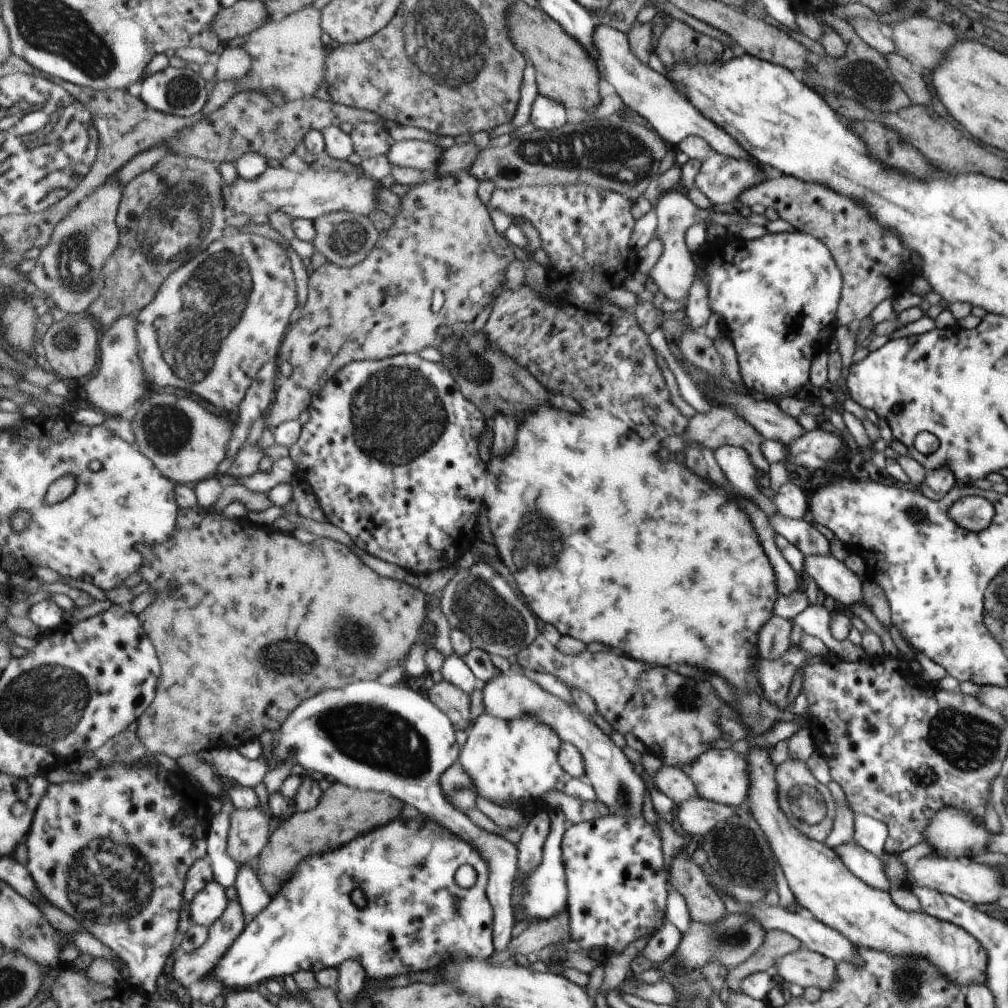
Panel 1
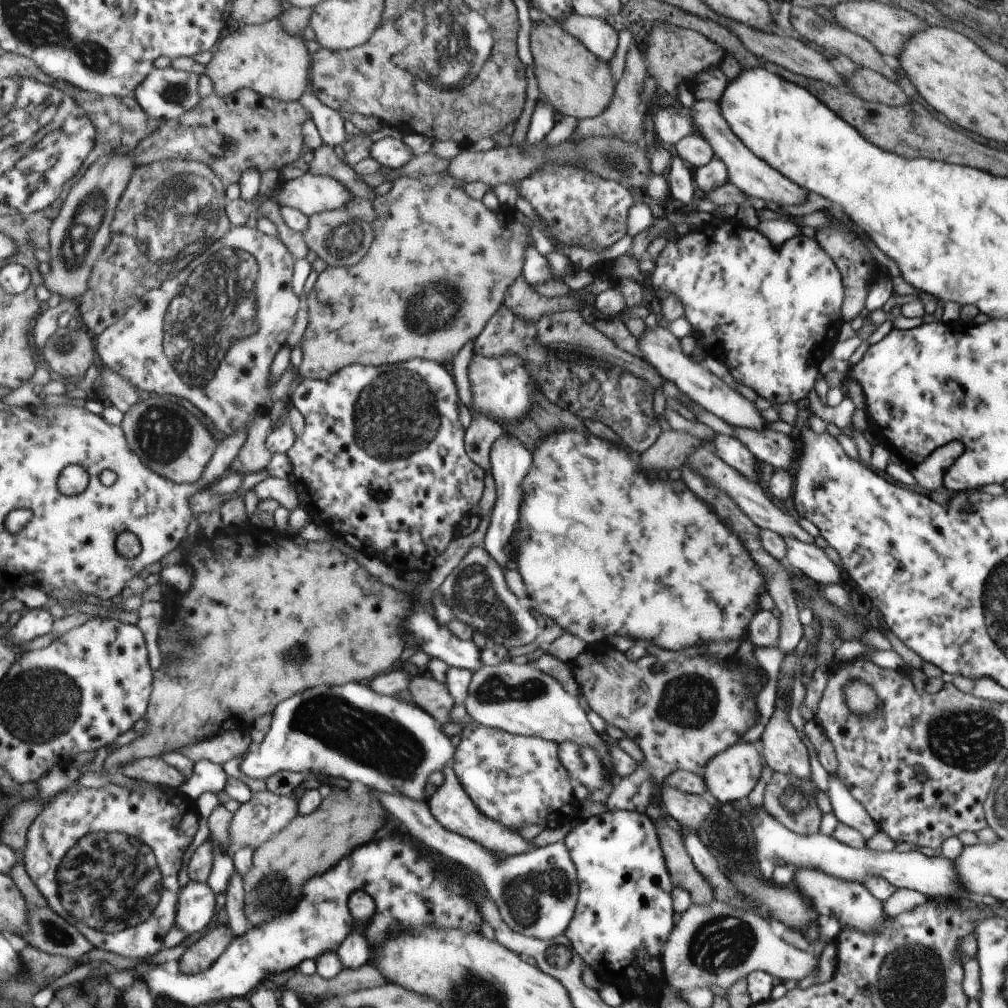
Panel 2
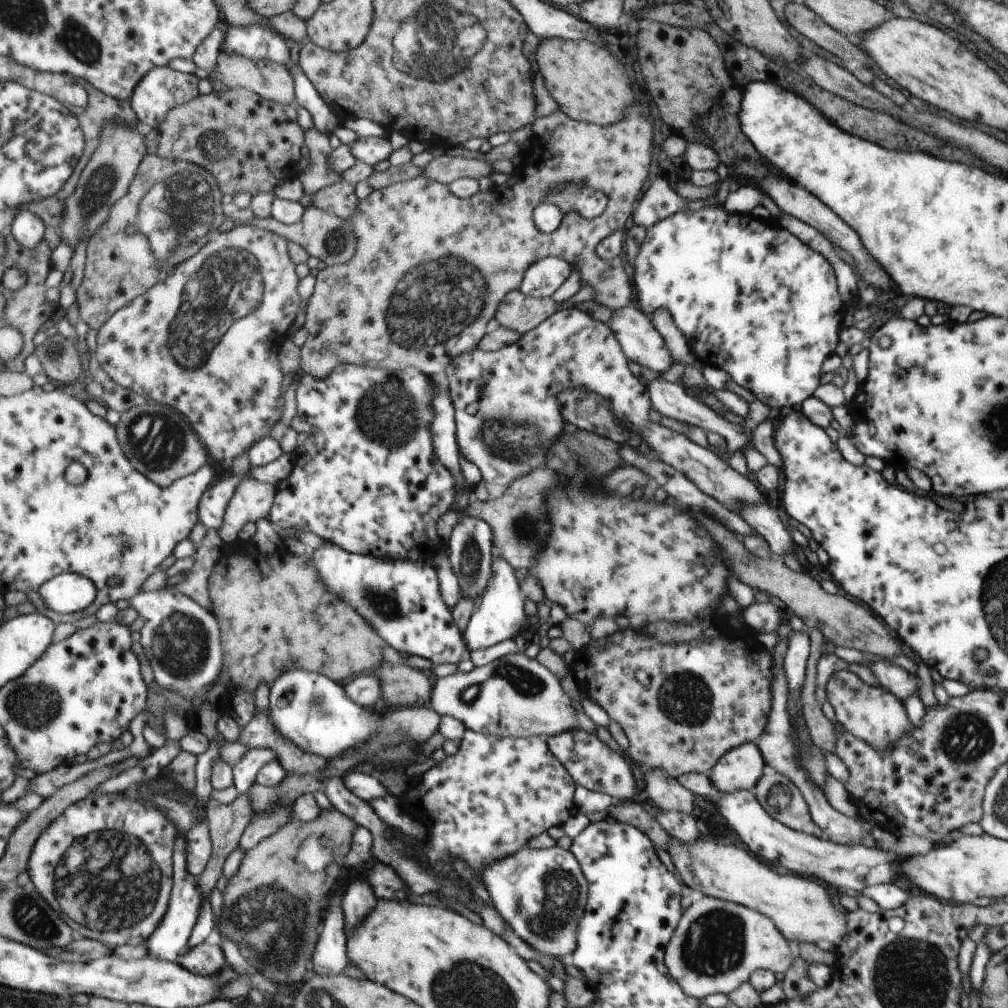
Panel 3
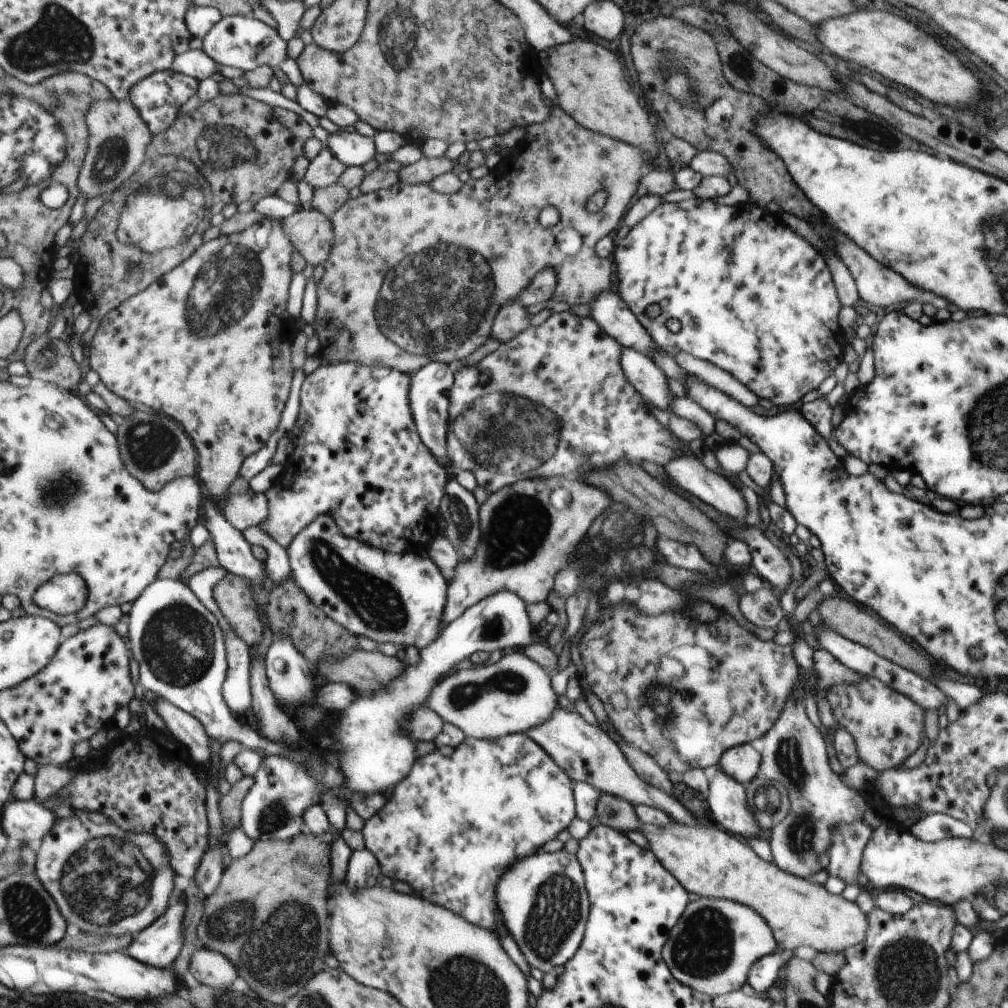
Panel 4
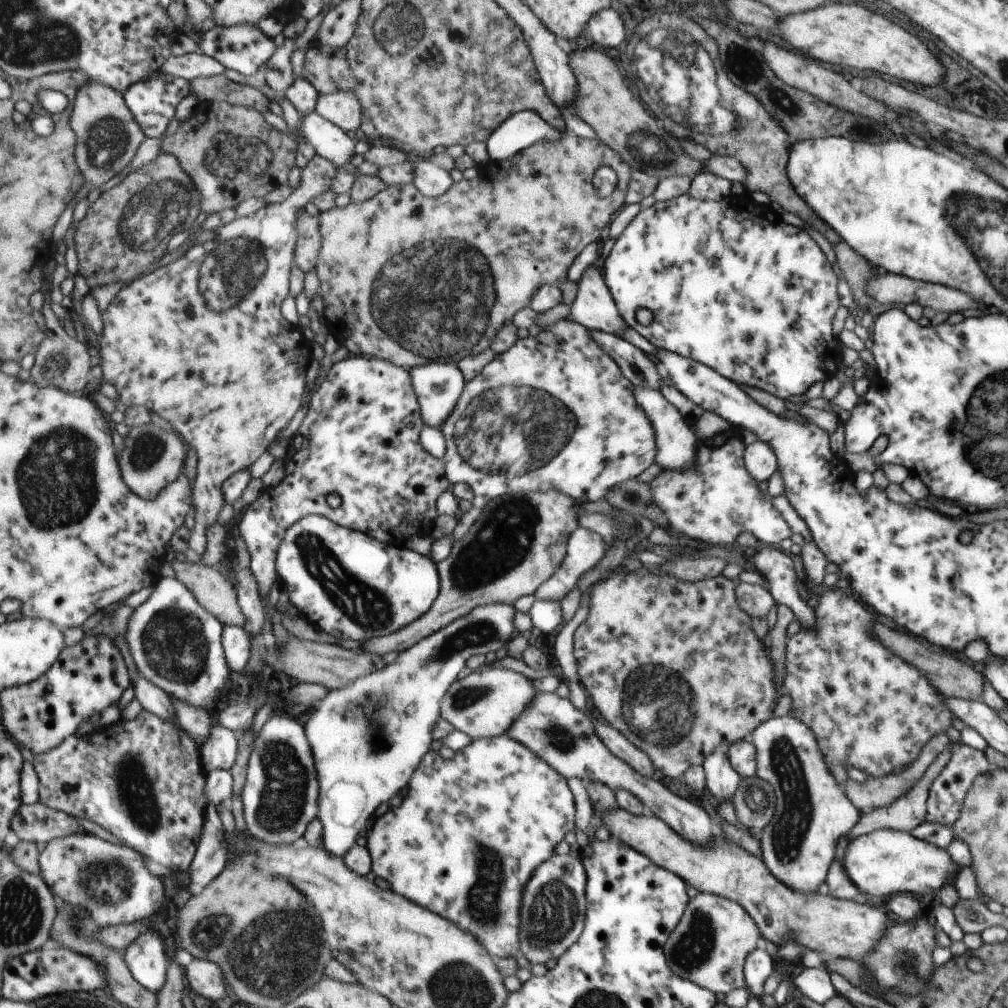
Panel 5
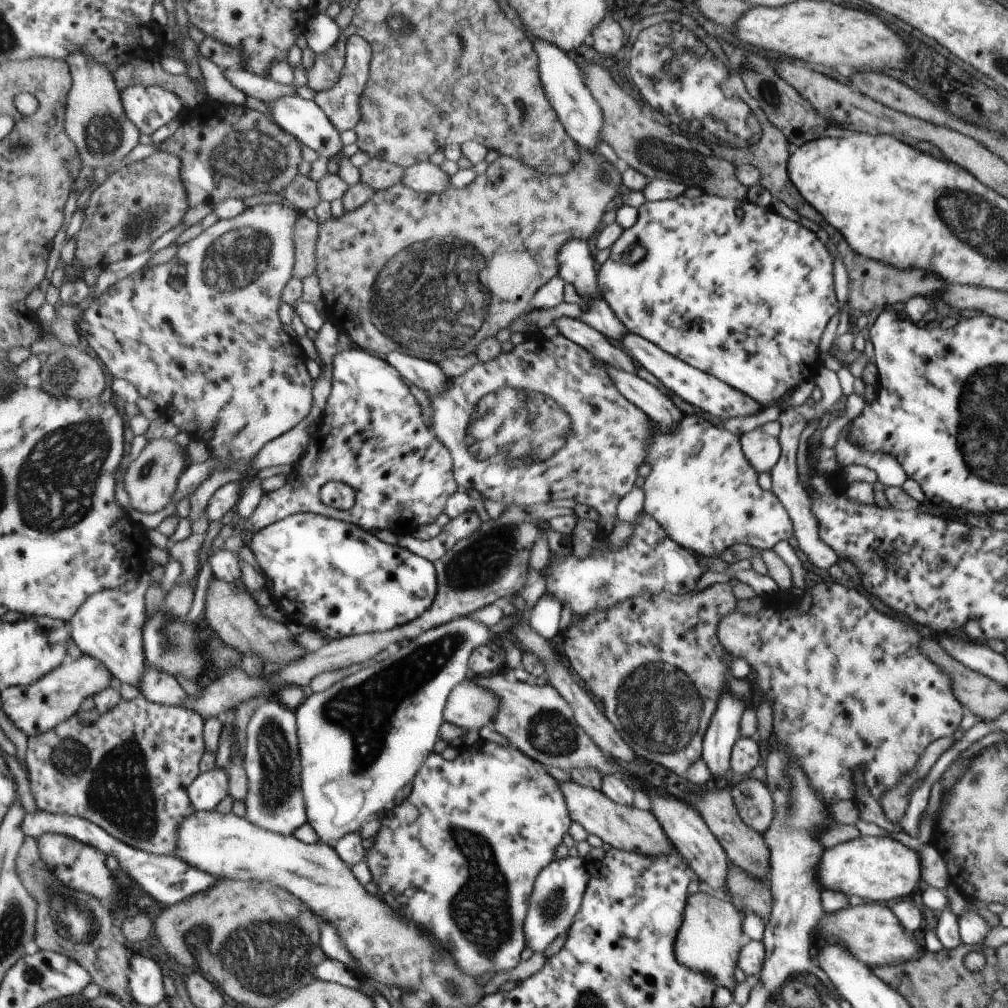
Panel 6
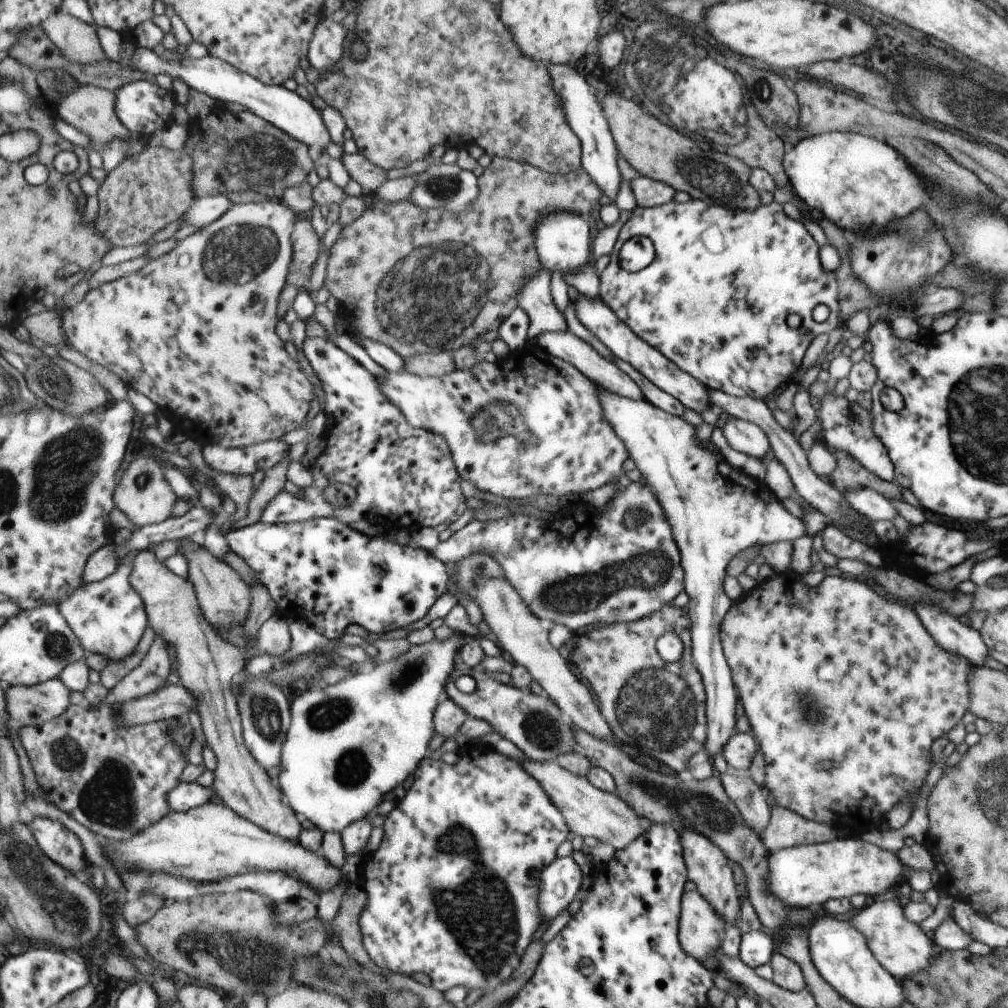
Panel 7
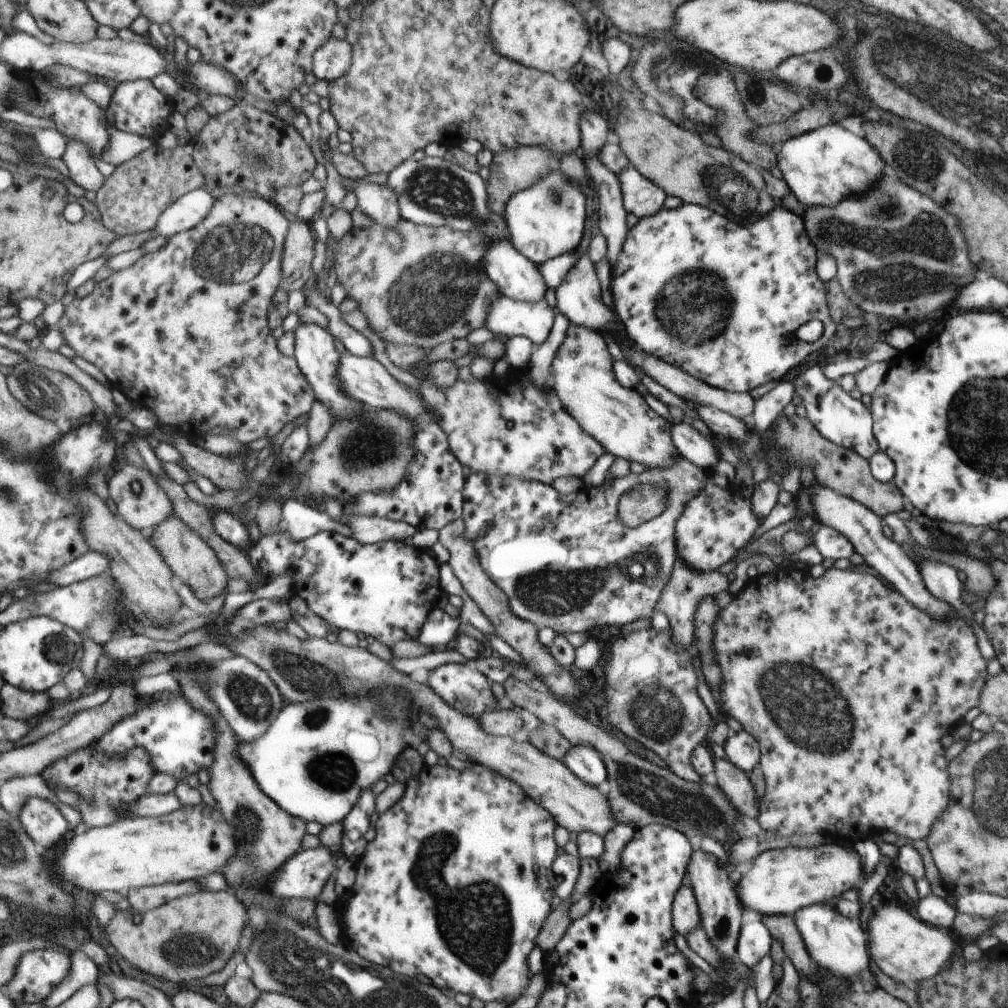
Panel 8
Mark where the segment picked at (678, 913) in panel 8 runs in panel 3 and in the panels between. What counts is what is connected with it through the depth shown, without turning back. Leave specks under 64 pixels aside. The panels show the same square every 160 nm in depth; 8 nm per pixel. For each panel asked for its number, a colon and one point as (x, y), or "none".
3: (719, 944)
4: (711, 950)
5: (711, 941)
6: (707, 942)
7: (698, 928)

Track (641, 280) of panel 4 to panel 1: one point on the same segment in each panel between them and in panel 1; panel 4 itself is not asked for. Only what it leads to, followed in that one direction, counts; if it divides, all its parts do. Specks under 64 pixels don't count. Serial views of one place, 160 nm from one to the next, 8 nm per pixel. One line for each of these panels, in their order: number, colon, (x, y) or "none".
1: (776, 295)
2: (770, 315)
3: (749, 297)

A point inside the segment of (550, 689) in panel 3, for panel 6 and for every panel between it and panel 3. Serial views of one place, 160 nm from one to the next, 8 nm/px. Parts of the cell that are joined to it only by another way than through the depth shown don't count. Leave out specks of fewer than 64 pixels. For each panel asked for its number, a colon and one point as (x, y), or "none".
4: (487, 702)
5: (485, 703)
6: (470, 706)

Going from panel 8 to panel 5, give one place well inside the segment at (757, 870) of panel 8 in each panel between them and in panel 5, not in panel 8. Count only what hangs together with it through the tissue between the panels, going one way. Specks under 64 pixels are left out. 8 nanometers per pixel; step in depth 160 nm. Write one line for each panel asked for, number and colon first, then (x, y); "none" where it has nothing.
5: (883, 862)
6: (877, 868)
7: (805, 877)

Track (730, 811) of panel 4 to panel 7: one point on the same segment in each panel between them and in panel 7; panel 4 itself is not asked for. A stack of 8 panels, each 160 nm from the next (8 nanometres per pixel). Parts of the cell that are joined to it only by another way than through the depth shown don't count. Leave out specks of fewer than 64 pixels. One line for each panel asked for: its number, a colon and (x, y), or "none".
5: (720, 779)
6: (722, 734)
7: (712, 516)

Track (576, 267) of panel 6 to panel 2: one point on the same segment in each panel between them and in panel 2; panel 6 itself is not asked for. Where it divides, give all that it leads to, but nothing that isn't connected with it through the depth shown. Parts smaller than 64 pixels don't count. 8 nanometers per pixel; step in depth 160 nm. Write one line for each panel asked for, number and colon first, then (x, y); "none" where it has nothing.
2: (660, 348)
3: (642, 344)
4: (608, 311)
5: (593, 306)

